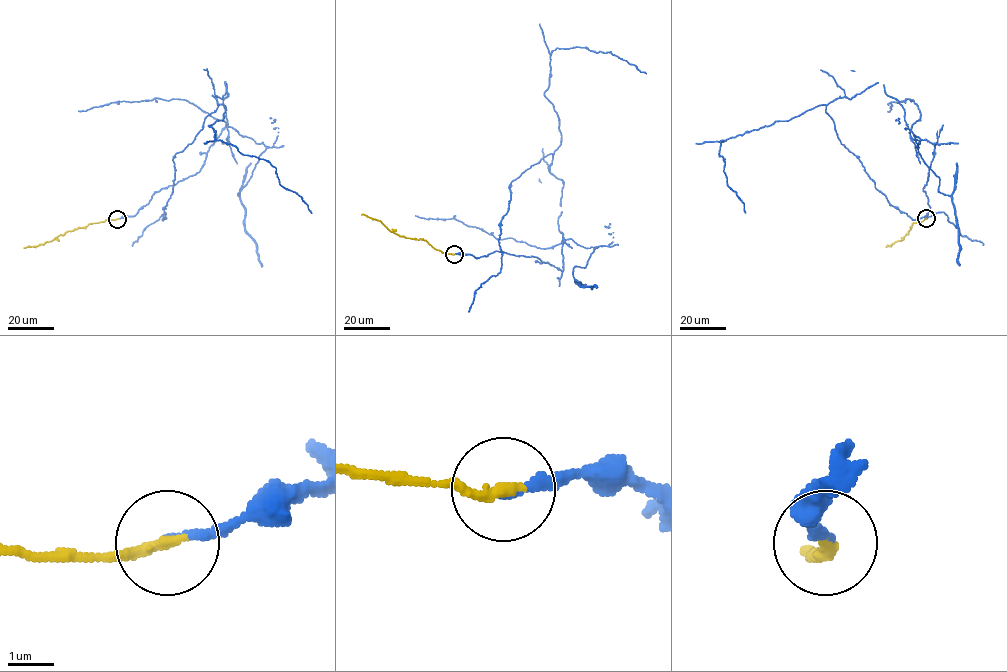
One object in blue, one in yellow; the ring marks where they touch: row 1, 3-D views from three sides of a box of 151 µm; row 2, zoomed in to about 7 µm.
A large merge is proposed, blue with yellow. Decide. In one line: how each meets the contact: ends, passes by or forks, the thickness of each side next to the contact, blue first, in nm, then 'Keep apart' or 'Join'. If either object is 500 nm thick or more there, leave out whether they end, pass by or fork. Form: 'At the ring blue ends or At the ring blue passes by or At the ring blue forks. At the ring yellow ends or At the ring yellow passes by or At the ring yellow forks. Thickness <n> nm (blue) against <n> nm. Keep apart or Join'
At the ring blue ends. At the ring yellow ends. Thickness 180 nm (blue) against 240 nm. Join

